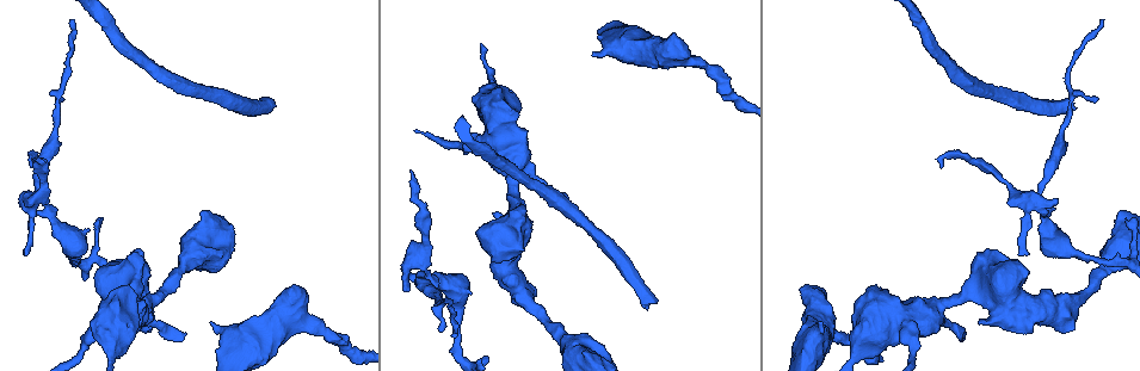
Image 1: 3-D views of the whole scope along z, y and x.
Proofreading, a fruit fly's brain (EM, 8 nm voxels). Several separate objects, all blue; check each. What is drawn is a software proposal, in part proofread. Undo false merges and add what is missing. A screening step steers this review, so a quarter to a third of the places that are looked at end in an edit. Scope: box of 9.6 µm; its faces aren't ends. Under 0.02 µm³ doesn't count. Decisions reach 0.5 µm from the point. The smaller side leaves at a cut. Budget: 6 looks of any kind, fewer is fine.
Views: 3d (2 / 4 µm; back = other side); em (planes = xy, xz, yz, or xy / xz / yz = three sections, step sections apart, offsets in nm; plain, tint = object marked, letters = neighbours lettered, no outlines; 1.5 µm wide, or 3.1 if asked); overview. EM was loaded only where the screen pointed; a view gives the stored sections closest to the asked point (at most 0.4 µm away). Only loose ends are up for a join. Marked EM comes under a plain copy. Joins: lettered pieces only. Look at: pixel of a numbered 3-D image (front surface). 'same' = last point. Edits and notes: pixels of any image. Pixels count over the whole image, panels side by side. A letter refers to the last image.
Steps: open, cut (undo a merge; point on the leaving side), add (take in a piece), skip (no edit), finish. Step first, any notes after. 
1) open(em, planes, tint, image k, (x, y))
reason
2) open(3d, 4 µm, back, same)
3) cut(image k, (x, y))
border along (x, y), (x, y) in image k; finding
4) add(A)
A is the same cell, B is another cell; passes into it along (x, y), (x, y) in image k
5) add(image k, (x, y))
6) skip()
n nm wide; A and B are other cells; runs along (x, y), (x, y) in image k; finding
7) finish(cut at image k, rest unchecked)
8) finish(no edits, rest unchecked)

open(3d, 2 µm, image 1, (70, 21))
branch stops here

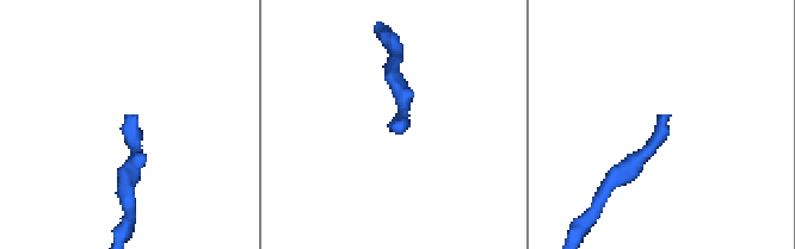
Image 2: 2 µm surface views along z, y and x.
open(em, planes, letters, image 2, (128, 115))

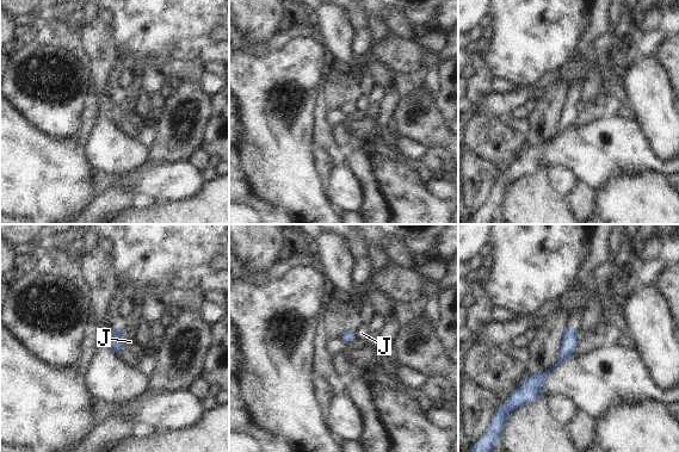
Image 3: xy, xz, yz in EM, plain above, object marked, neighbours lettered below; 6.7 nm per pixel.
skip()
J is another cell; border along (355, 330), (356, 338) in image 3; none of them fits

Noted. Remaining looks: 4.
open(3d, 4 µm, image 1, (436, 295))
sudden change in width

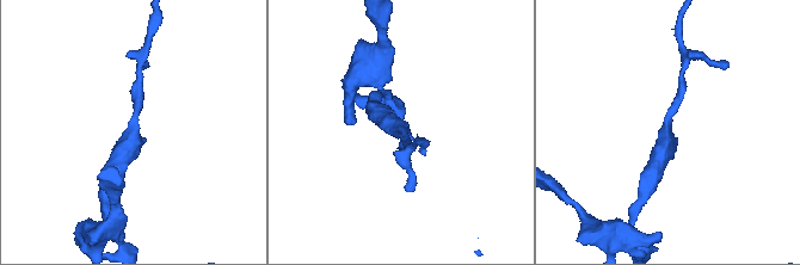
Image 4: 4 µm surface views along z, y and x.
open(em, planes, letters, image 4, (133, 120))

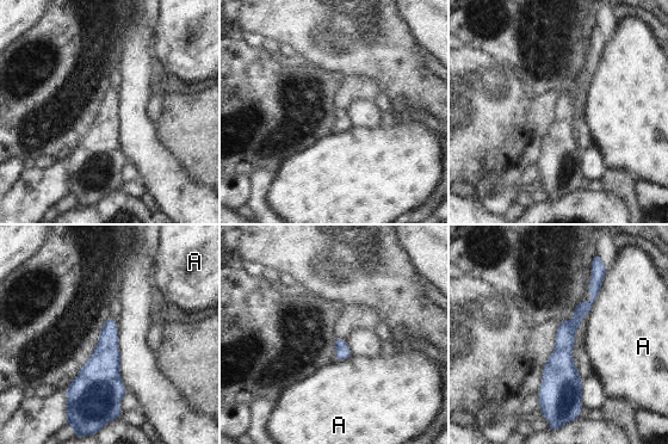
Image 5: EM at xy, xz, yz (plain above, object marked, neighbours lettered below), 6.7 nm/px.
skip()
110 nm wide; A is another cell; border along (607, 270), (599, 296), (589, 312) in image 5; continuous, no second cell

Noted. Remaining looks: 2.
open(em, xz, step 4, letters, image 1, (819, 324))
an open end

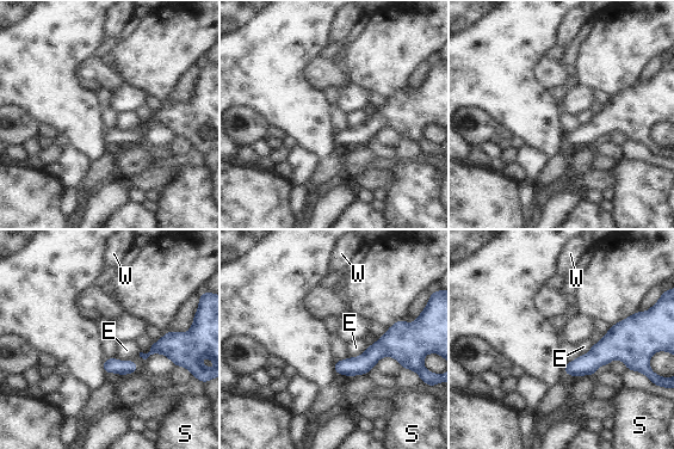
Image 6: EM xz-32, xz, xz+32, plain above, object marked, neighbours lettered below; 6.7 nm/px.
skip()
E, S and W are other cells; none of them fits

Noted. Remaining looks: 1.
finish(no edits, rest unchecked)

